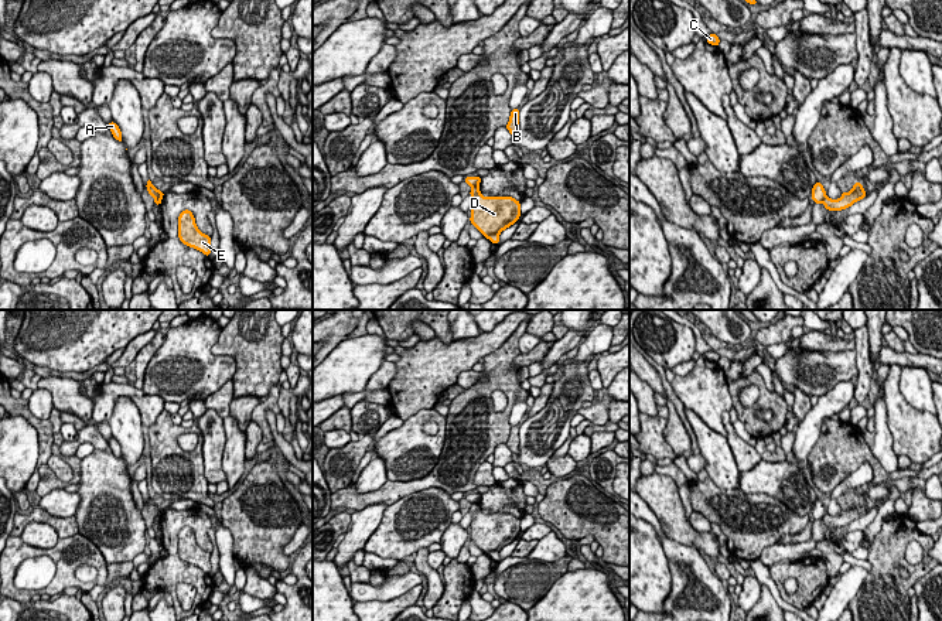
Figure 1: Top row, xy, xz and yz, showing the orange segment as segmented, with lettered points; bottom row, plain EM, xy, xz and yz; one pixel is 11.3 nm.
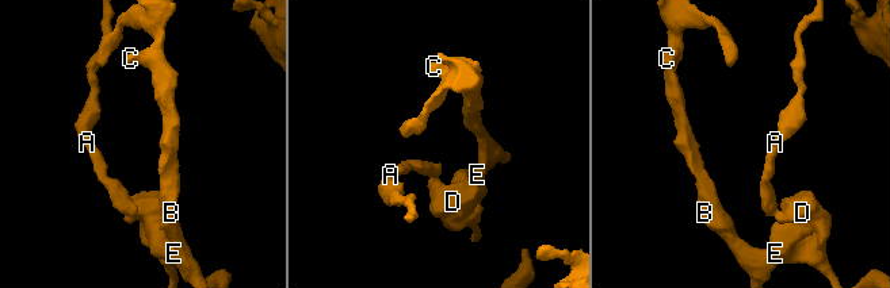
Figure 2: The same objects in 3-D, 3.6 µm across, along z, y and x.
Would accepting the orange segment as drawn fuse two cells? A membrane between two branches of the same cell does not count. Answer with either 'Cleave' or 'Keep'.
Cleave

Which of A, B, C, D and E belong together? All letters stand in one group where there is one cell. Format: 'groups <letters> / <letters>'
groups A / B C D E

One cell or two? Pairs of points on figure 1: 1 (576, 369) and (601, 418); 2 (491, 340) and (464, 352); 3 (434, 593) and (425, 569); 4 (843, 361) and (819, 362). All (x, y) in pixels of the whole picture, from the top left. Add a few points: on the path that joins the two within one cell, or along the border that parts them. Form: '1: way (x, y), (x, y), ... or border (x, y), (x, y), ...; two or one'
1: border (582, 406), (576, 412); two
2: way (484, 344), (471, 350); one
3: way (434, 587), (430, 575); one
4: way (838, 362), (825, 362); one

